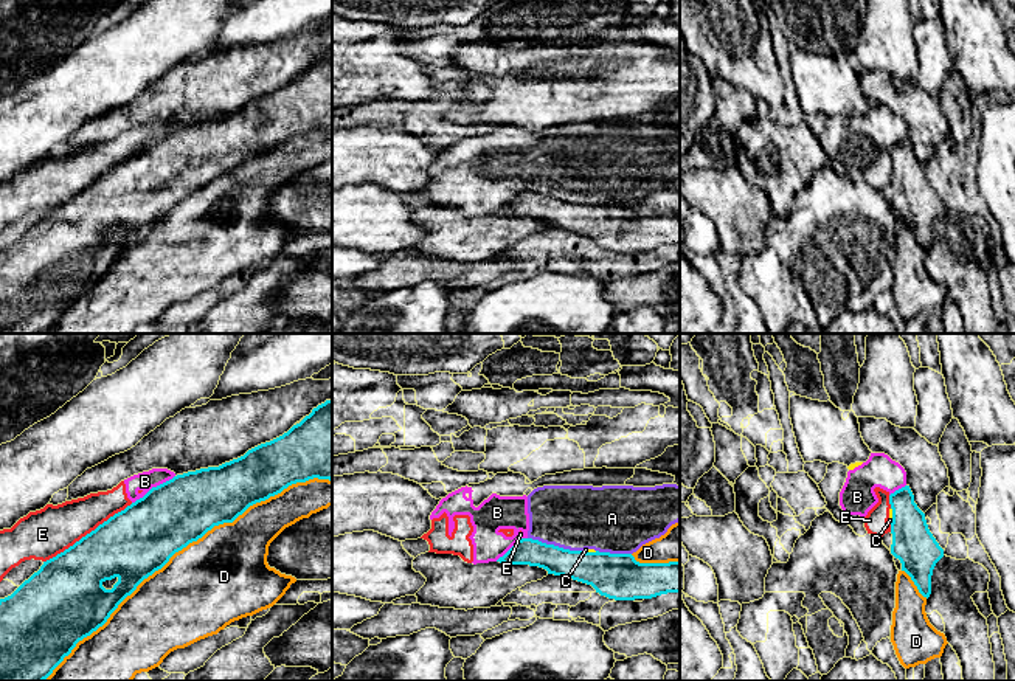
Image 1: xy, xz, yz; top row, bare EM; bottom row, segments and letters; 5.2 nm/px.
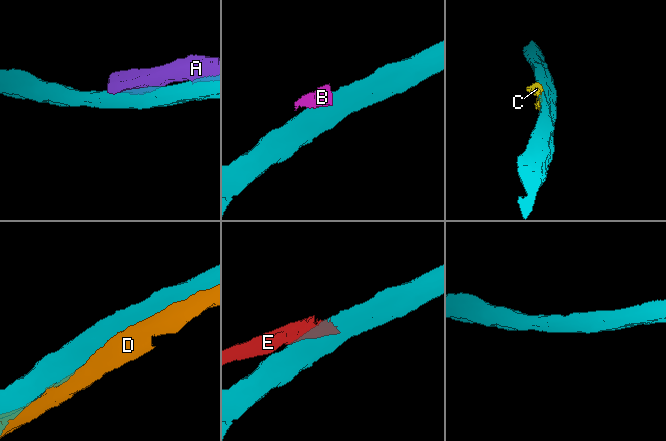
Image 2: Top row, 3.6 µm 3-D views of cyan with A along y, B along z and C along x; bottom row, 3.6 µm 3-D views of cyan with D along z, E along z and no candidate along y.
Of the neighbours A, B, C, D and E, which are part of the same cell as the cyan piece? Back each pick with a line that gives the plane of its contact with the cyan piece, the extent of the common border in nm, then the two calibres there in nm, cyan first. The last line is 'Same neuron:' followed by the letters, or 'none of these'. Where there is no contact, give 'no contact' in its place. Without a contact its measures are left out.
Same neuron: none of these

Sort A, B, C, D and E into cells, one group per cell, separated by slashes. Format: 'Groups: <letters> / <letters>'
Groups: A B C E / D

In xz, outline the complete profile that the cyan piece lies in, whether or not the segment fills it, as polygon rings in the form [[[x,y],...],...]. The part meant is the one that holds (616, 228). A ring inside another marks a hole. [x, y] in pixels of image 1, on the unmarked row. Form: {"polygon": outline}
{"polygon": [[[532,191],[518,192],[497,214],[529,217],[587,237],[615,253],[680,245],[680,214],[639,216],[632,206],[570,203]]]}

